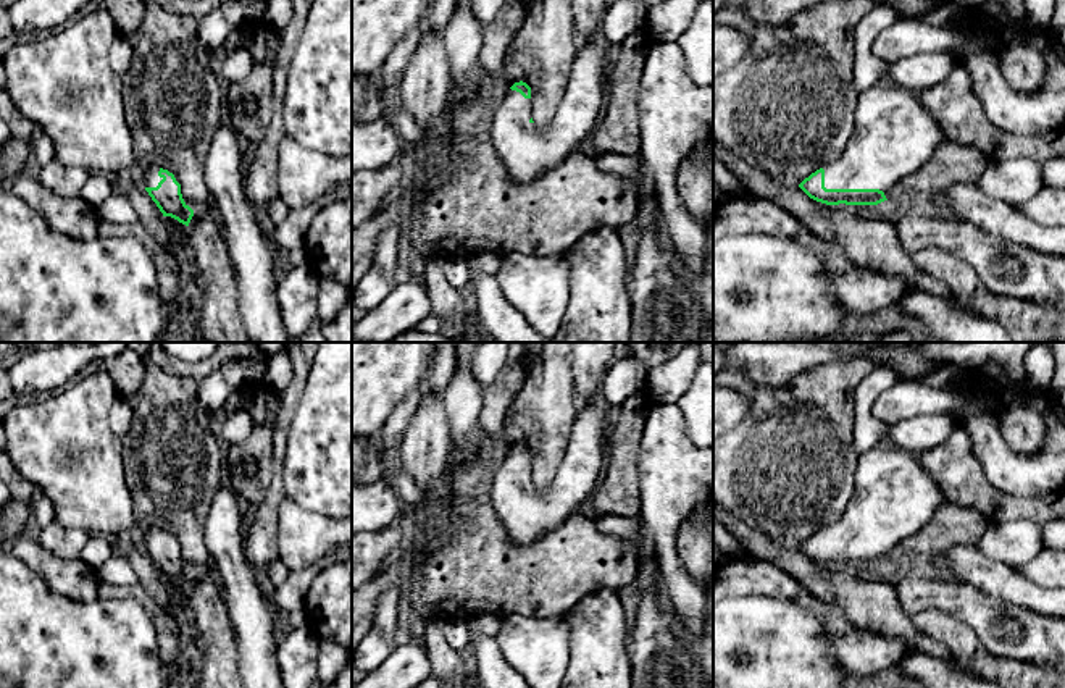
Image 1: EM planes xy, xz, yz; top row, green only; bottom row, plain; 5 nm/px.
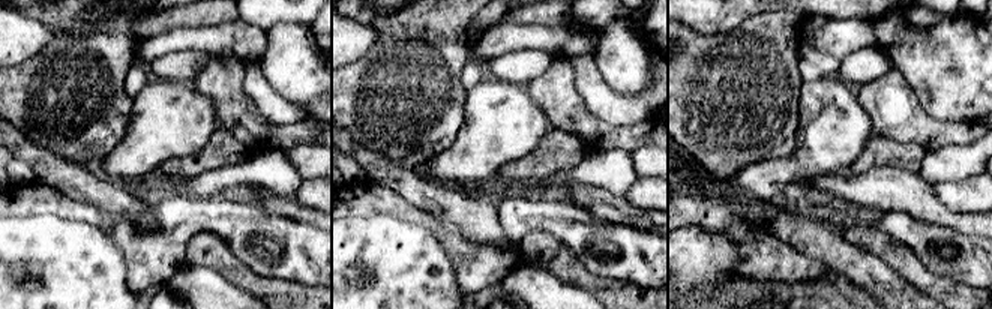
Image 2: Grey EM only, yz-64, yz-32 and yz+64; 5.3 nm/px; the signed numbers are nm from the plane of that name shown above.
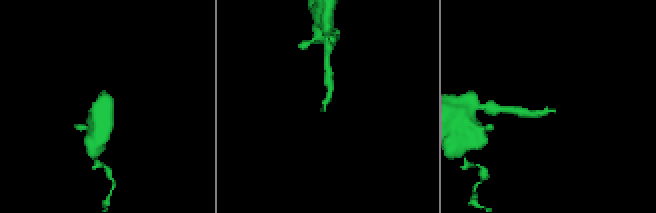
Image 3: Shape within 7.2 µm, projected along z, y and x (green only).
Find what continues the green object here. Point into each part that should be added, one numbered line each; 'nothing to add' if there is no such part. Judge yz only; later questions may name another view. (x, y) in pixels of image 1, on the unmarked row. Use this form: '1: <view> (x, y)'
1: yz (894, 498)

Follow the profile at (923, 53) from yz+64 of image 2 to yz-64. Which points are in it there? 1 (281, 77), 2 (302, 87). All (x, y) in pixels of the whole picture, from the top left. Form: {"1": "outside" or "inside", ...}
{"1": "outside", "2": "outside"}

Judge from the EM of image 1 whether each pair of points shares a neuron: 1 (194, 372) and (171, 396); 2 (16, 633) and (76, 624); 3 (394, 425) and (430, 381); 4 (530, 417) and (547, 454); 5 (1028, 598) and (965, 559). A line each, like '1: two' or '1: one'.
1: two
2: one
3: one
4: one
5: one

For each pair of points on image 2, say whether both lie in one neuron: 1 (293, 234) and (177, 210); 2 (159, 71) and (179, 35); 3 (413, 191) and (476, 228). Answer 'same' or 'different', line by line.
1: same
2: different
3: same

